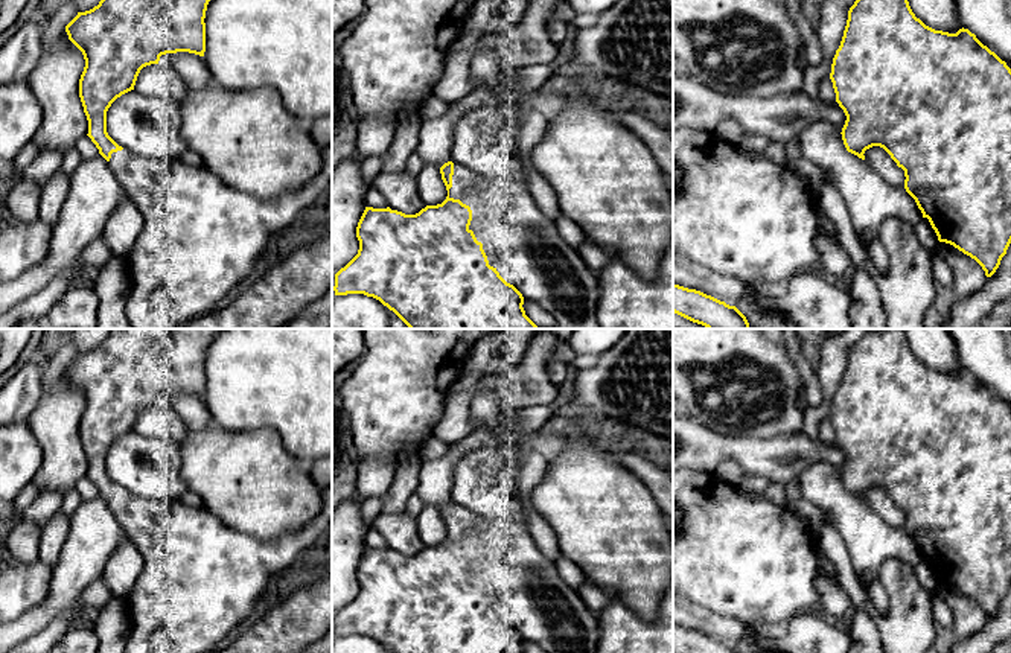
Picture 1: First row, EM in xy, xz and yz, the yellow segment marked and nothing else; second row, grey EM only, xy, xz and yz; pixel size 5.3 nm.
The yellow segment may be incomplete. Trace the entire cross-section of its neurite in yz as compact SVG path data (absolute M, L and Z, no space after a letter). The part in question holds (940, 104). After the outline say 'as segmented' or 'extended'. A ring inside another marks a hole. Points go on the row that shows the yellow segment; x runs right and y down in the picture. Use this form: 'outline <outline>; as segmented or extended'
outline M856 0L848 11L844 37L833 58L830 79L836 102L847 116L840 132L847 151L865 160L866 149L872 146L883 148L904 170L904 189L915 199L923 218L929 219L938 240L950 244L974 259L985 276L991 277L1011 244L1011 68L1006 62L984 46L968 29L962 27L956 33L949 33L926 26L915 17L907 0Z; as segmented

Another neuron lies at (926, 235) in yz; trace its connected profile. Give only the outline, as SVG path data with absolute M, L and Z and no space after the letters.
M921 218L917 224L914 224L914 231L921 245L924 245L927 250L935 248L939 242L927 218Z

